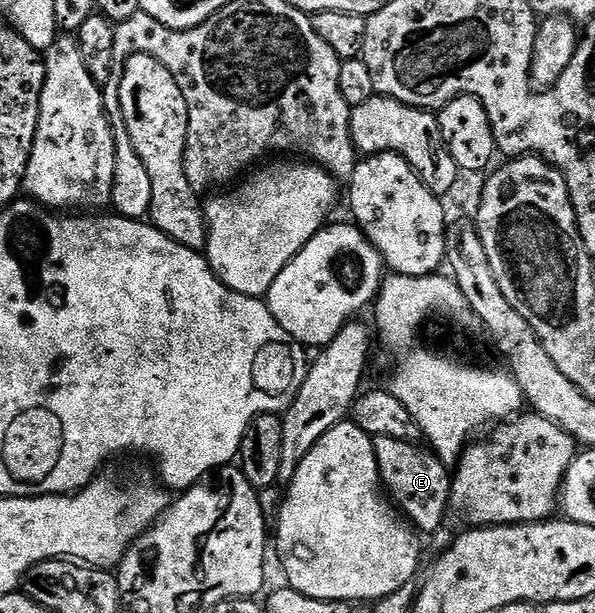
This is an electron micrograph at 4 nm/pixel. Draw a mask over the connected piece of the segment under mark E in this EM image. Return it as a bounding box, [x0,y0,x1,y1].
[373,436,451,534]

